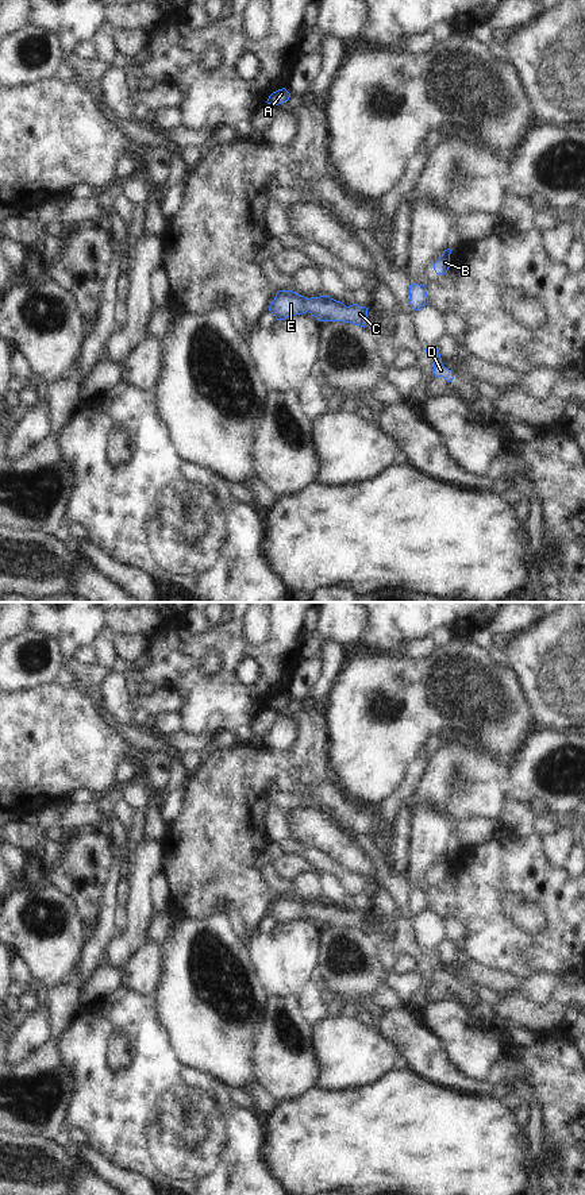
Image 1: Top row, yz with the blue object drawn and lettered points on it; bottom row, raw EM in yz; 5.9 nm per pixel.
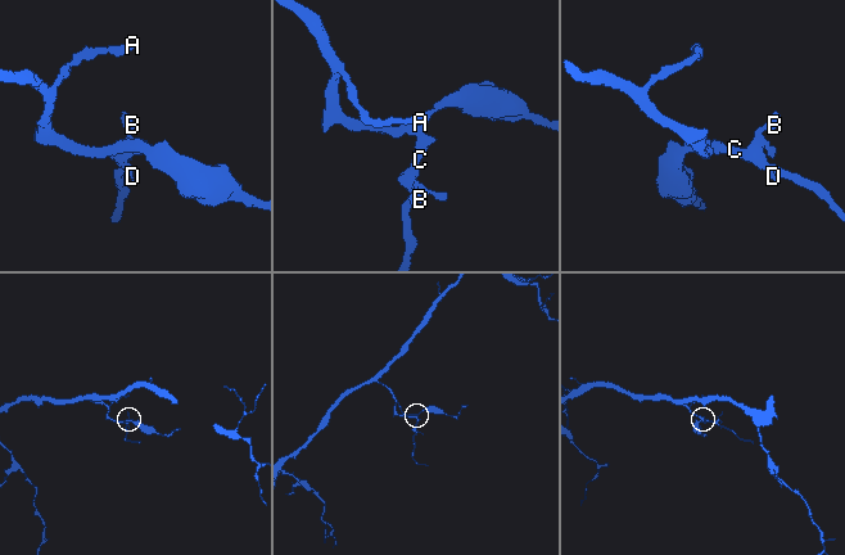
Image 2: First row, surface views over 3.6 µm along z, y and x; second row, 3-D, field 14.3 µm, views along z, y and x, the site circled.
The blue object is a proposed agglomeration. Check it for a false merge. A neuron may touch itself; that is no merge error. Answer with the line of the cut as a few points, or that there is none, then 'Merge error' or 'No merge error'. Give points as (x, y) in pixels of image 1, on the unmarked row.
No split. No merge error

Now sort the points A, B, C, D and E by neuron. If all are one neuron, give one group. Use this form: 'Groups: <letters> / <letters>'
Groups: A B C D E

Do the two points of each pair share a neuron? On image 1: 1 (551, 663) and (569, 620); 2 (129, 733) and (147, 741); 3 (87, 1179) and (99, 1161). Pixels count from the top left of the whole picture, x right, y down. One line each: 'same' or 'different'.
1: same
2: same
3: different

